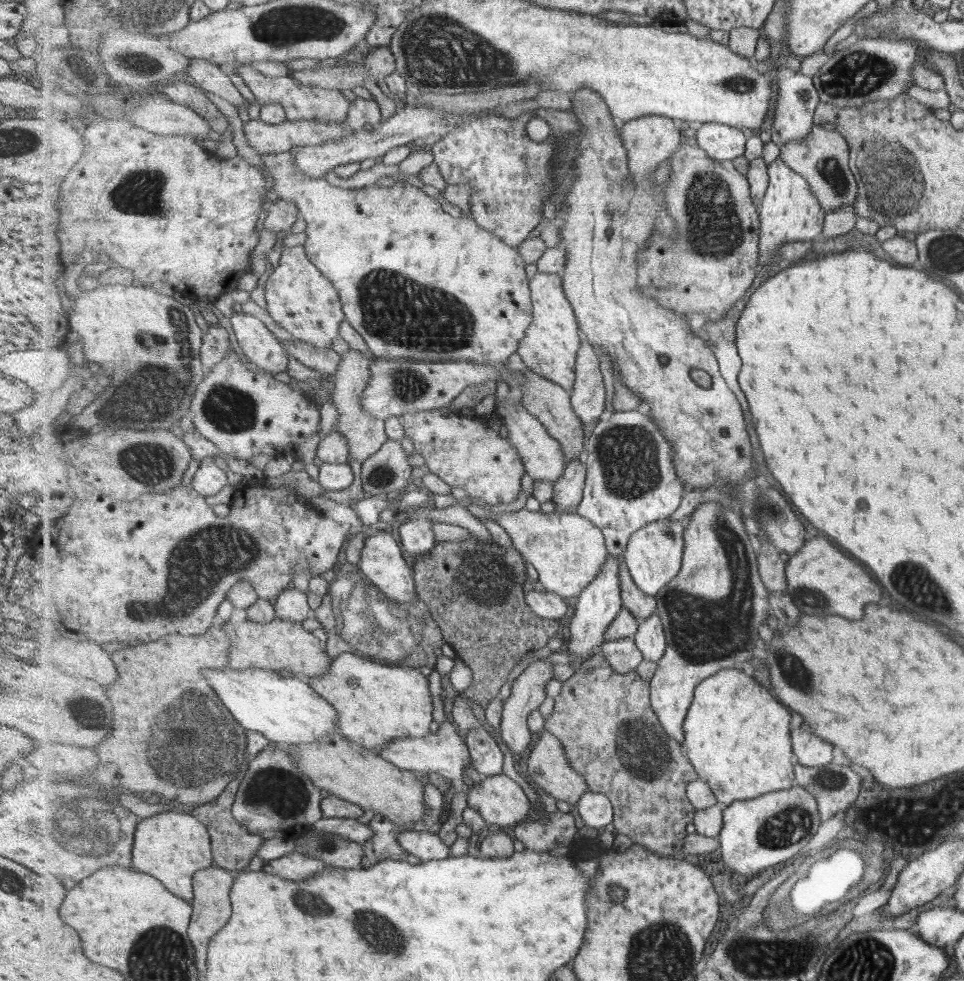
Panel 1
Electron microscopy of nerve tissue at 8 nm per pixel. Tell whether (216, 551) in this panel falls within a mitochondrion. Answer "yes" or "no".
yes

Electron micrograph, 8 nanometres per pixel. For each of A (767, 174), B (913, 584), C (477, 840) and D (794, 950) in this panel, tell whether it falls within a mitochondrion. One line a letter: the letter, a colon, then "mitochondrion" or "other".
A: other
B: mitochondrion
C: other
D: mitochondrion

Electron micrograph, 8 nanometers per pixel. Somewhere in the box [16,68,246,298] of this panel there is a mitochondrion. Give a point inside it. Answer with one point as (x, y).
(153, 184)

